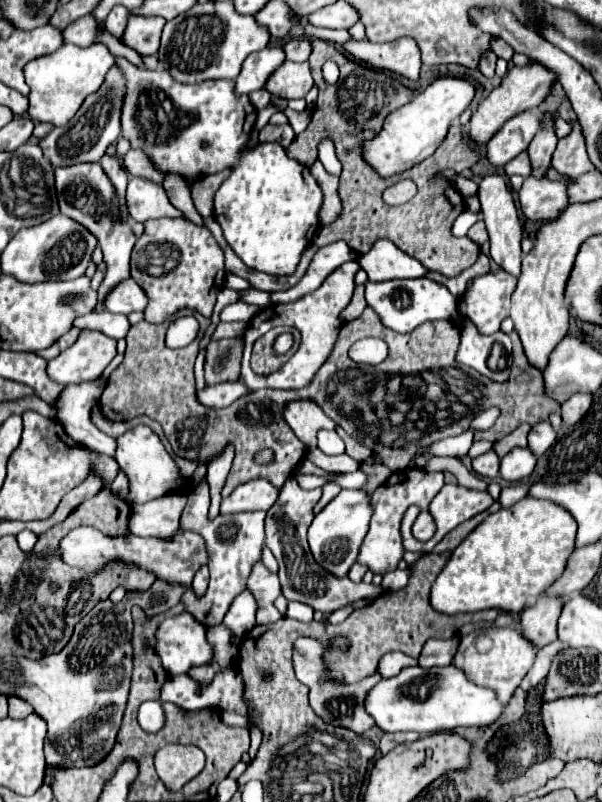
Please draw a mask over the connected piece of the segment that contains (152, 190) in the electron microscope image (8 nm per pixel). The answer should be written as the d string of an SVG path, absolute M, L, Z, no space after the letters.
M132 178L128 182L126 206L136 222L146 222L150 218L160 218L160 216L182 216L182 212L178 212L168 202L168 196L162 188L144 182L140 178Z

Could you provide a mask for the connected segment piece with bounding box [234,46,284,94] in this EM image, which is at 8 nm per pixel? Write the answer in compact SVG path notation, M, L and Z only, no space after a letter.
M280 46L276 48L264 48L260 52L252 52L240 70L240 76L234 80L236 94L250 94L264 86L268 76L284 62L284 50Z

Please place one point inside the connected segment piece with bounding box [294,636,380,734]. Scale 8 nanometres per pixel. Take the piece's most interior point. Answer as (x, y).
(335, 702)

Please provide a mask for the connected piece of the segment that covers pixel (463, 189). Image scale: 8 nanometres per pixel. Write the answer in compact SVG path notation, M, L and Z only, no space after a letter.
M460 175L456 176L454 186L463 197L470 197L472 194L476 194L476 188L478 188L478 184L476 184L476 182L472 182L471 179Z

